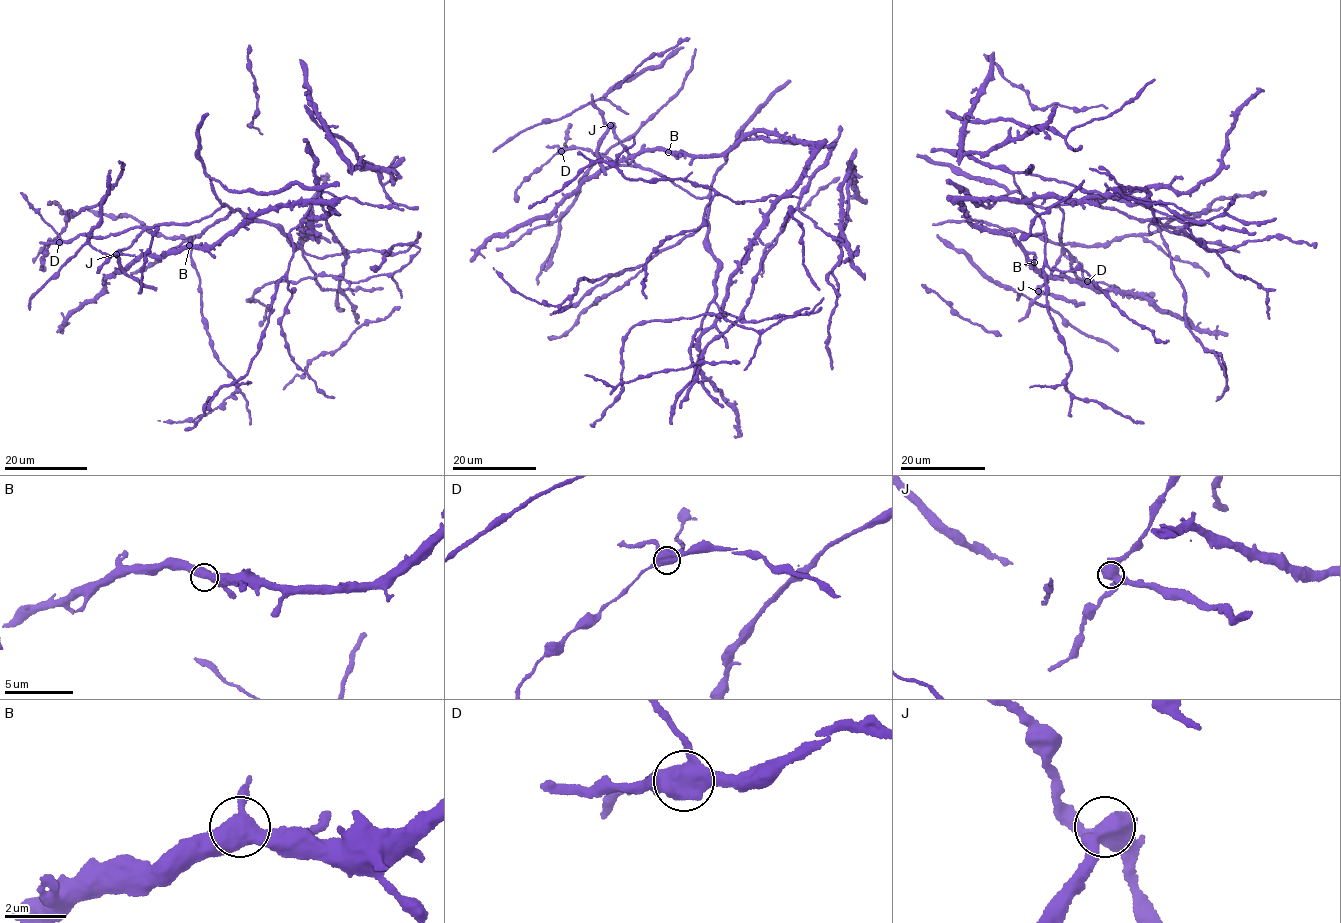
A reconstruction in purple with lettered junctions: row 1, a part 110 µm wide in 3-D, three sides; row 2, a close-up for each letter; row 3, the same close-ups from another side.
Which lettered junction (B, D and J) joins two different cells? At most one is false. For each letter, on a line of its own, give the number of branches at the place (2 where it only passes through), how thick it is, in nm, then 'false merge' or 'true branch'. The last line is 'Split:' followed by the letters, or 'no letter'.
B: 3 | 500 nm | true branch
D: 3 | 550 nm | true branch
J: 3 | 500 nm | true branch
Split: no letter

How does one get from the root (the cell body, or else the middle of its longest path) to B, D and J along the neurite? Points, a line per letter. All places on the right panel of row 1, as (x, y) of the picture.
B: (1140, 205), (1148, 196), (1022, 172), (1013, 179), (1029, 205), (961, 200), (970, 222), (1034, 262)
D: (1140, 205), (1093, 197), (1058, 205), (1064, 214), (1062, 245), (1072, 254), (1073, 271), (1087, 281)
J: (1140, 205), (1128, 205), (1111, 198), (1093, 197), (1059, 204), (1064, 214), (1060, 236), (1064, 246), (1038, 291)

